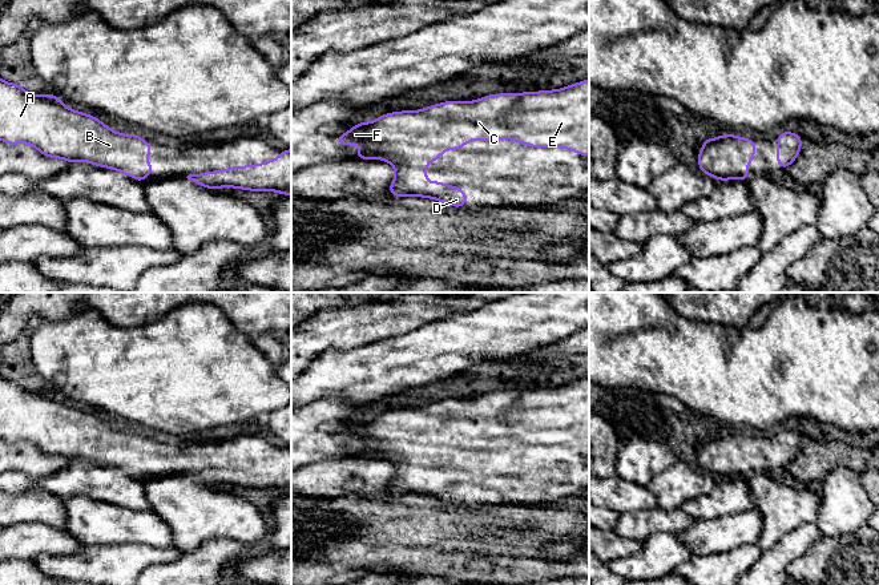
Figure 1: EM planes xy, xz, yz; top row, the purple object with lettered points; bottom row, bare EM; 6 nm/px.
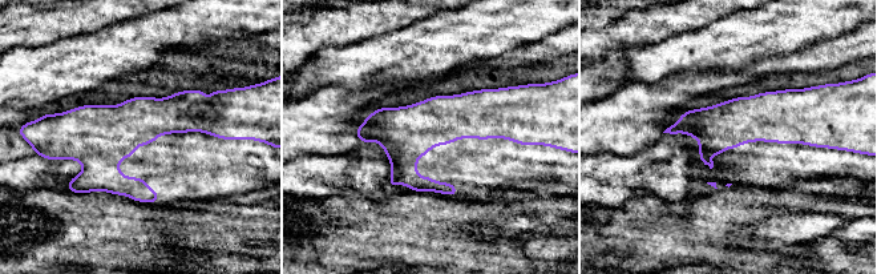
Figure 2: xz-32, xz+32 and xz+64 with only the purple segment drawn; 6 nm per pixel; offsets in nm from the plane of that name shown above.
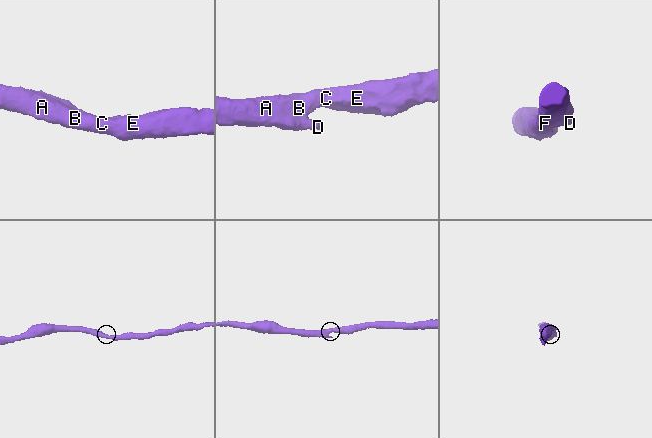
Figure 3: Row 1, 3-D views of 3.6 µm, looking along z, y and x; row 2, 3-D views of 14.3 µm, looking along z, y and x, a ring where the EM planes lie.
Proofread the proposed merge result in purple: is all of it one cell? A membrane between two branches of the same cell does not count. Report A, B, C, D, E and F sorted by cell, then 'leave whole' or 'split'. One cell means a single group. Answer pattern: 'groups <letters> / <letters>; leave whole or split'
groups A B C D E F; leave whole

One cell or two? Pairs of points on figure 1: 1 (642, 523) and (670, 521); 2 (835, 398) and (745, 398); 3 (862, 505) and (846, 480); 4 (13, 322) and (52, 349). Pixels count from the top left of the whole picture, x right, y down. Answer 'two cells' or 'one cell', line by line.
1: one cell
2: one cell
3: one cell
4: two cells

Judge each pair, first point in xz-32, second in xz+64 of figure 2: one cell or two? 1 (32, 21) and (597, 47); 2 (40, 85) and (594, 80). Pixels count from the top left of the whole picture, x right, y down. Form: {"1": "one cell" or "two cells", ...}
{"1": "one cell", "2": "two cells"}

